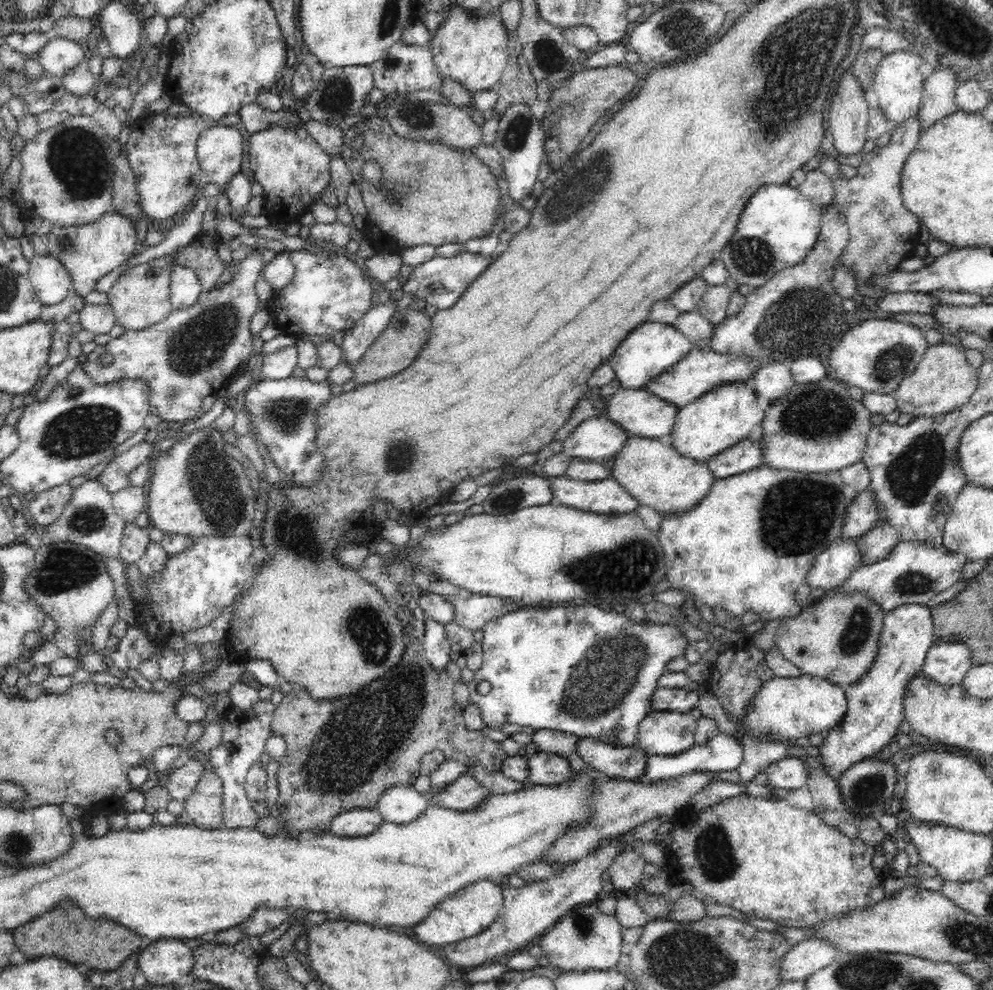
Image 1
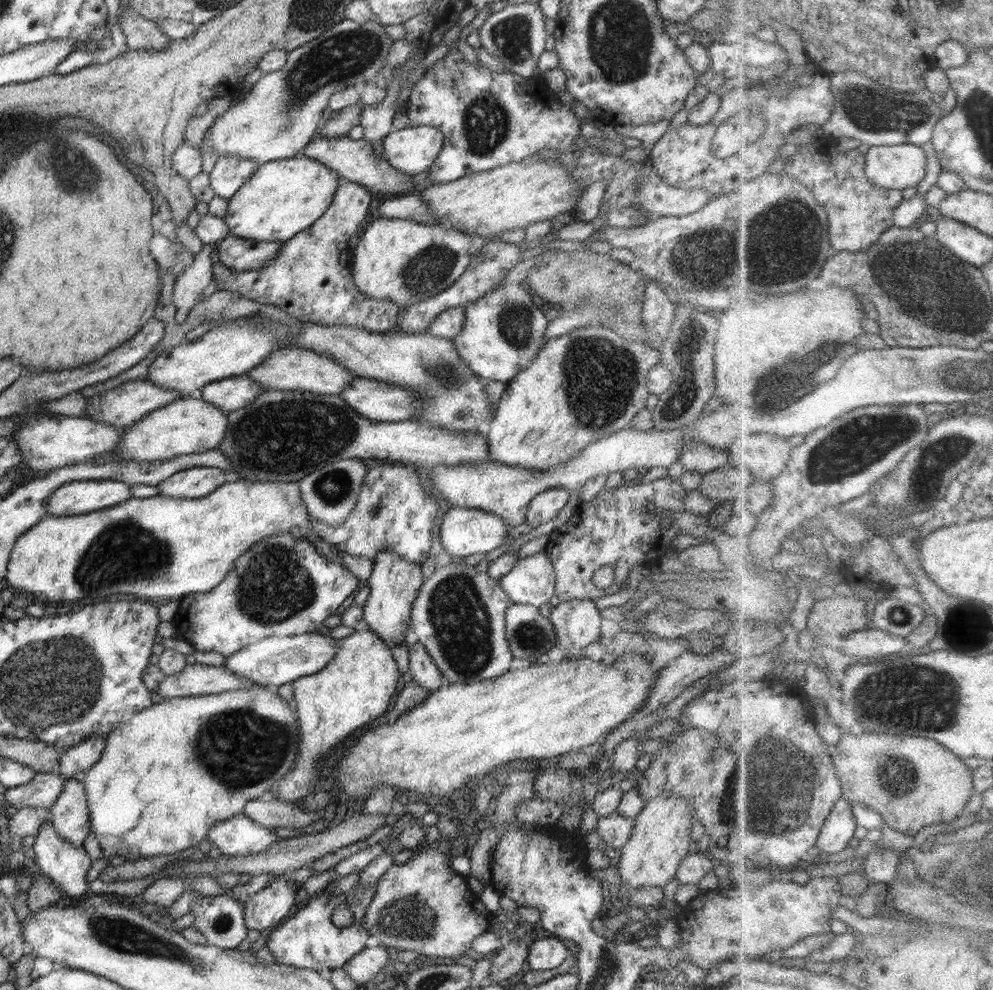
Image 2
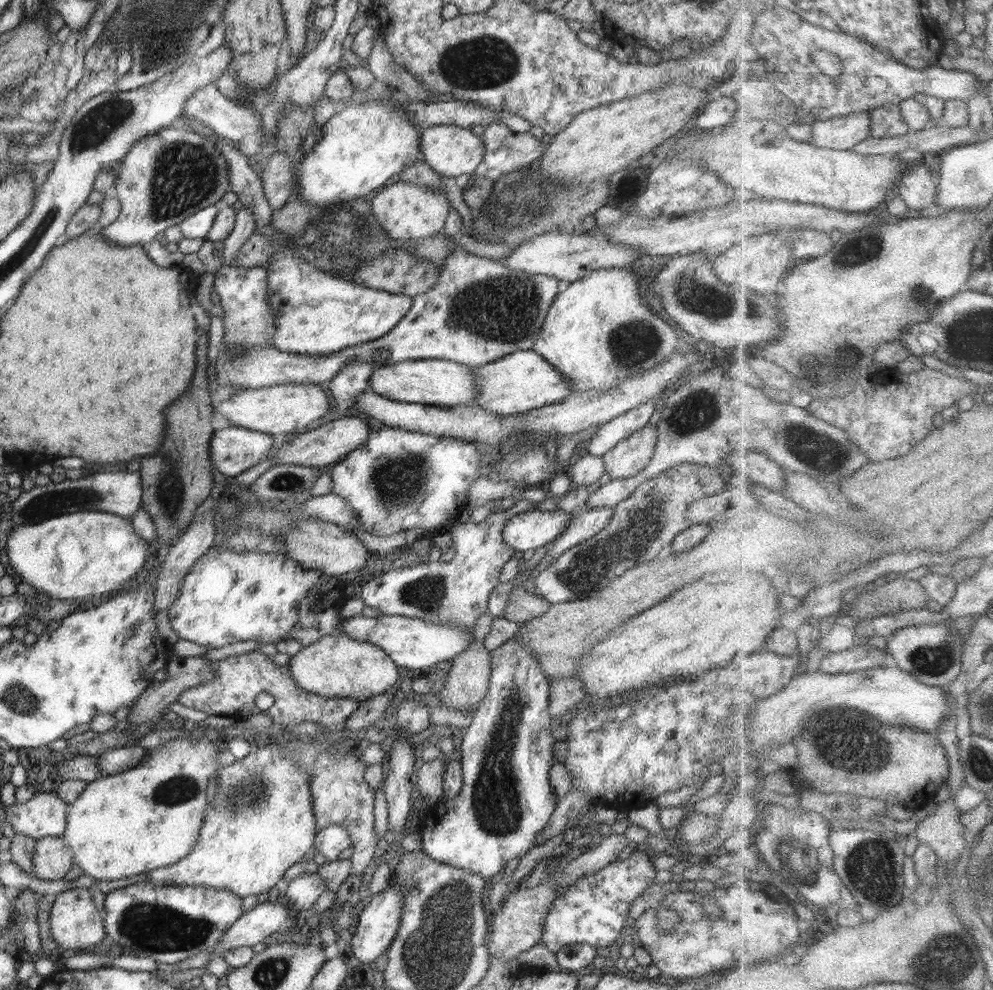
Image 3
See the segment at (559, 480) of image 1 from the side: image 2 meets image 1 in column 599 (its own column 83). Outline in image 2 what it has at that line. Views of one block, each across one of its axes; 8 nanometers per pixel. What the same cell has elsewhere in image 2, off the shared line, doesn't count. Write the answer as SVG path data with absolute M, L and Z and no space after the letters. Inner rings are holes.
M110 479L66 482L46 498L46 514L61 517L110 508L130 500L132 498L130 488L131 484Z

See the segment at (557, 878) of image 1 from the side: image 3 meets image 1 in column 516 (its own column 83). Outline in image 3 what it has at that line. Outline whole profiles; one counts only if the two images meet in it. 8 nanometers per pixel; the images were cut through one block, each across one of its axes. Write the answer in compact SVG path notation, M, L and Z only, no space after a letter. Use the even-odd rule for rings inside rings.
M72 888L56 895L50 911L50 930L54 942L71 951L92 951L107 938L103 927L102 910L92 901L93 889Z

